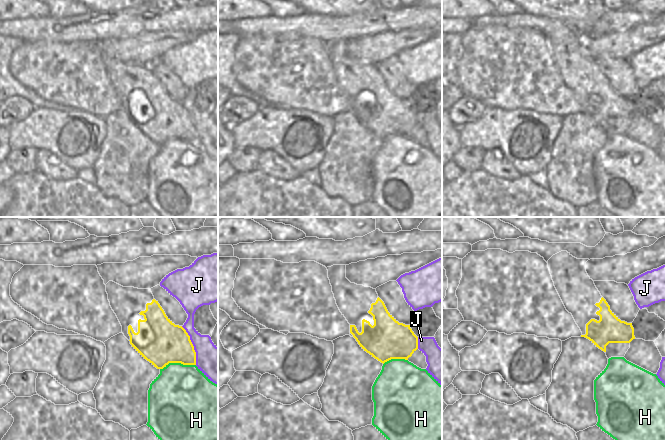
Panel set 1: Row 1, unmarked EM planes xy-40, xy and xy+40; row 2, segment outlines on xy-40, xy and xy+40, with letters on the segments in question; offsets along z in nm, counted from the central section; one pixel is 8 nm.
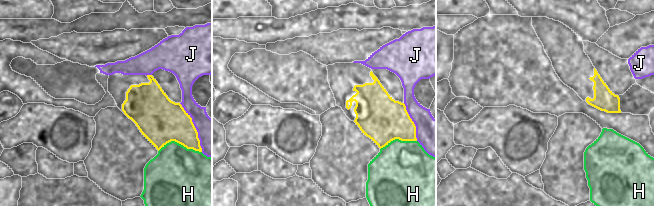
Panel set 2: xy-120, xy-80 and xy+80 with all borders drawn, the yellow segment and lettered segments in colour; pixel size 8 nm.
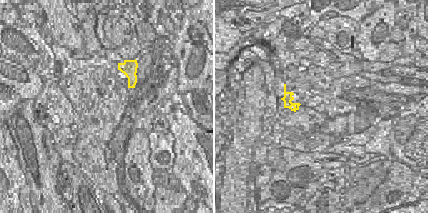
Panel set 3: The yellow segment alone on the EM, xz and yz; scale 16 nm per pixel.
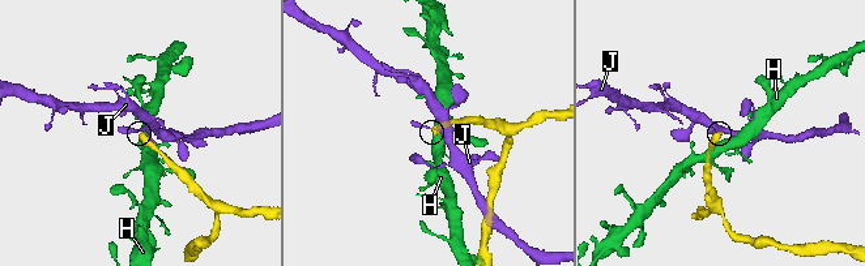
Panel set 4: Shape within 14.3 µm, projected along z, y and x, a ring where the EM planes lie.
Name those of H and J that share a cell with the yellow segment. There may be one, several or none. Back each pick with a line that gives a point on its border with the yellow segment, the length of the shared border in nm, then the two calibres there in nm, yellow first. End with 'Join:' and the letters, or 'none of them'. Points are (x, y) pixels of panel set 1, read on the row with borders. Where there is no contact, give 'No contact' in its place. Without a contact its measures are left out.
Join: none of them.

